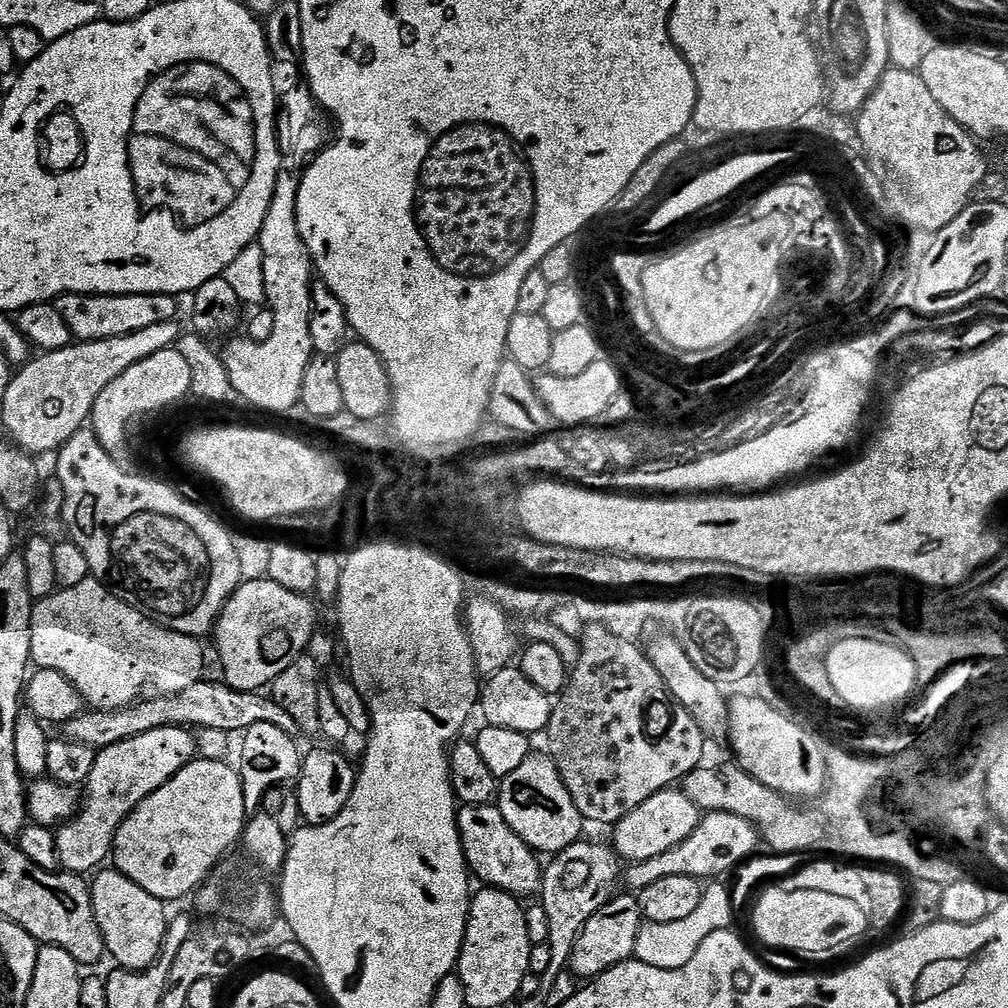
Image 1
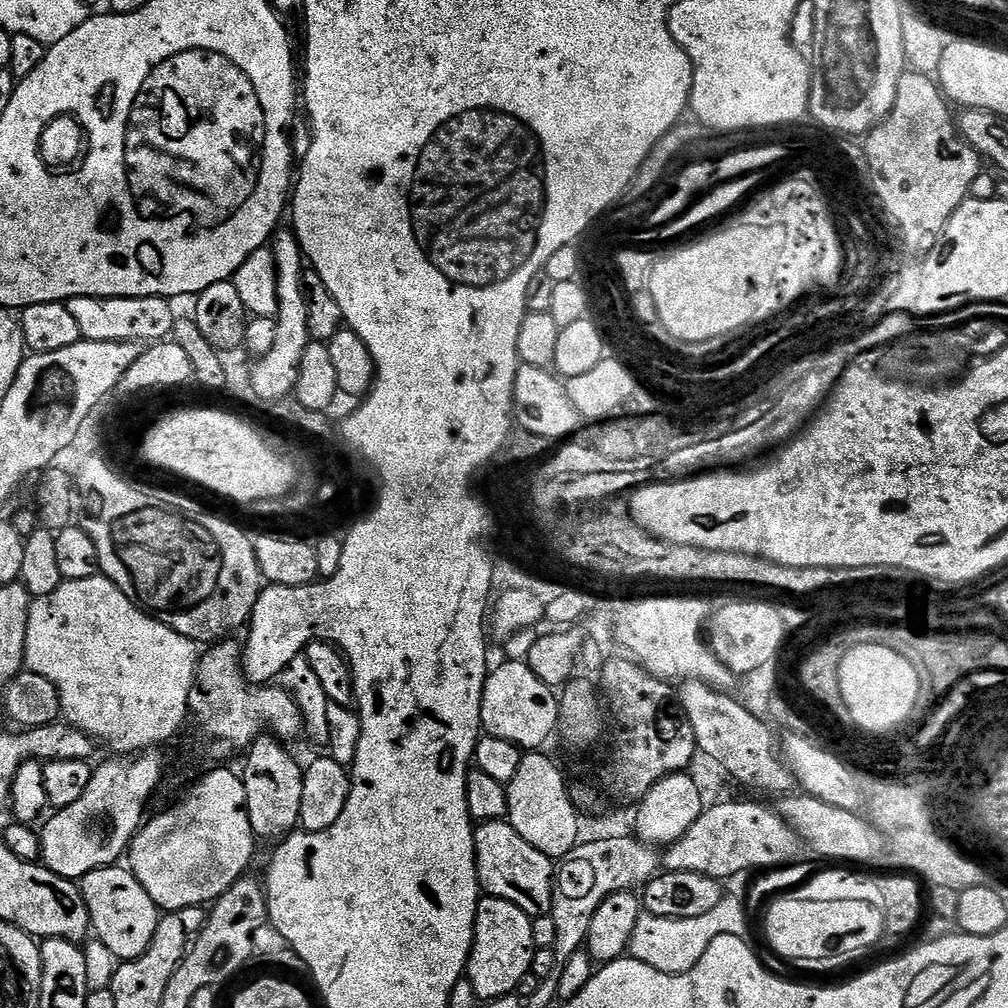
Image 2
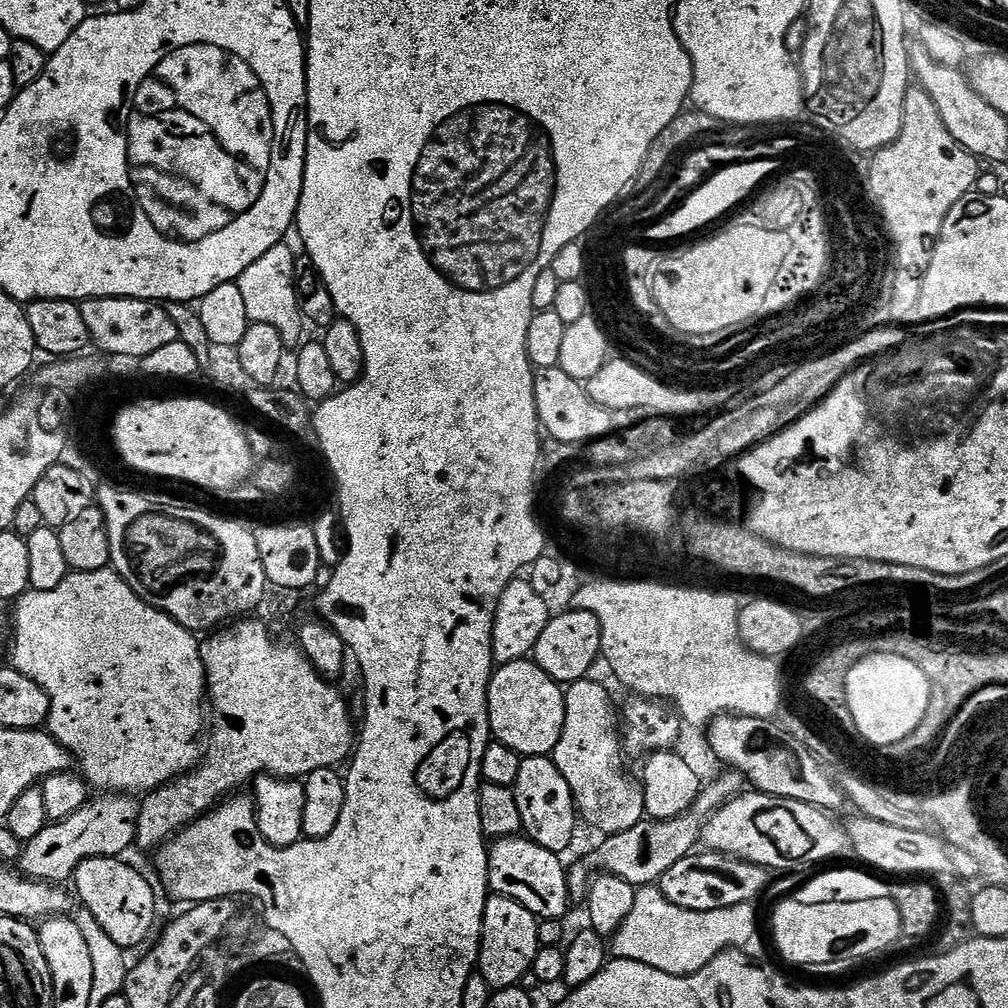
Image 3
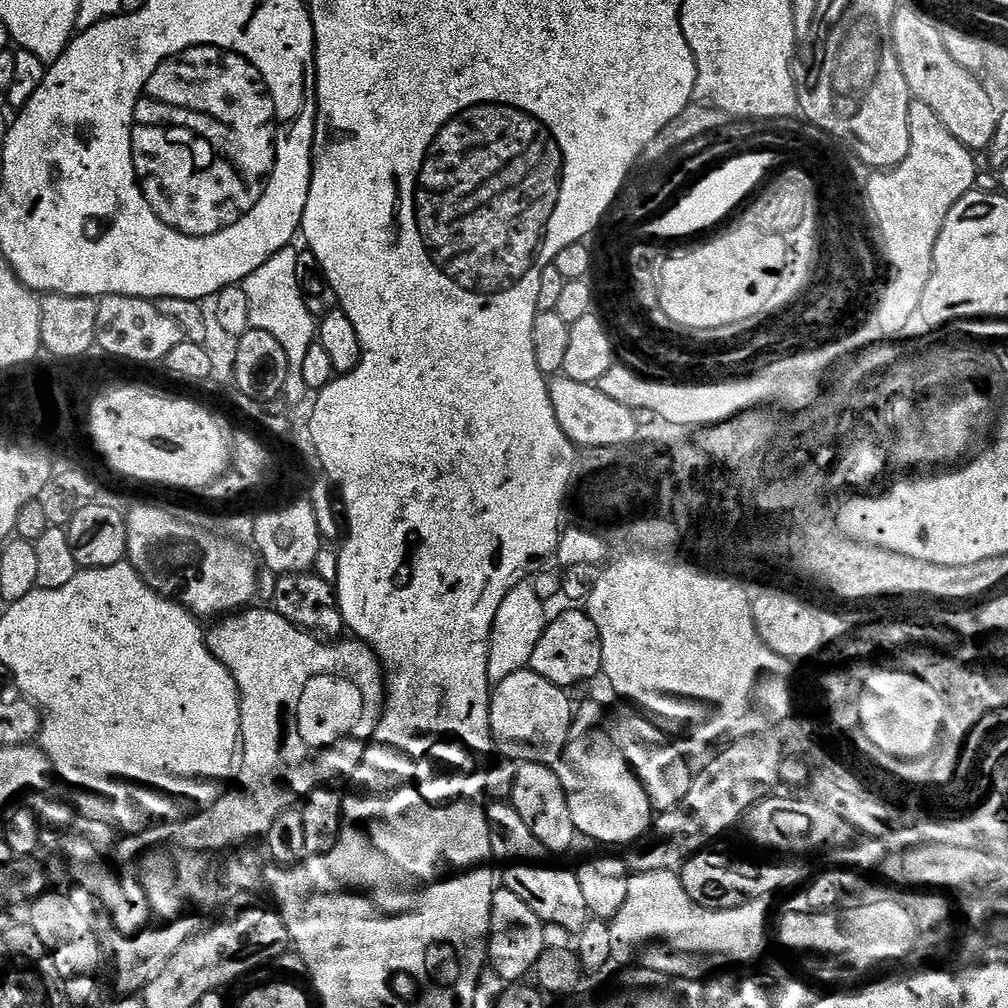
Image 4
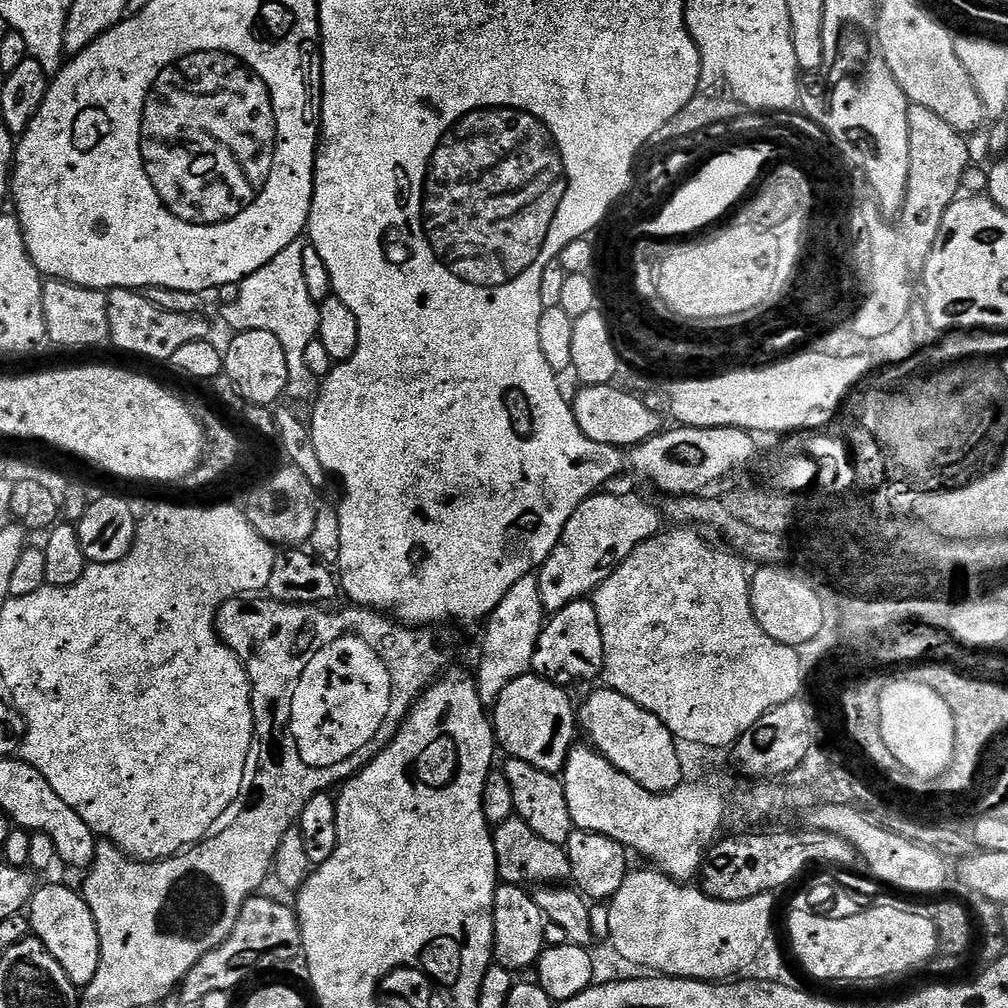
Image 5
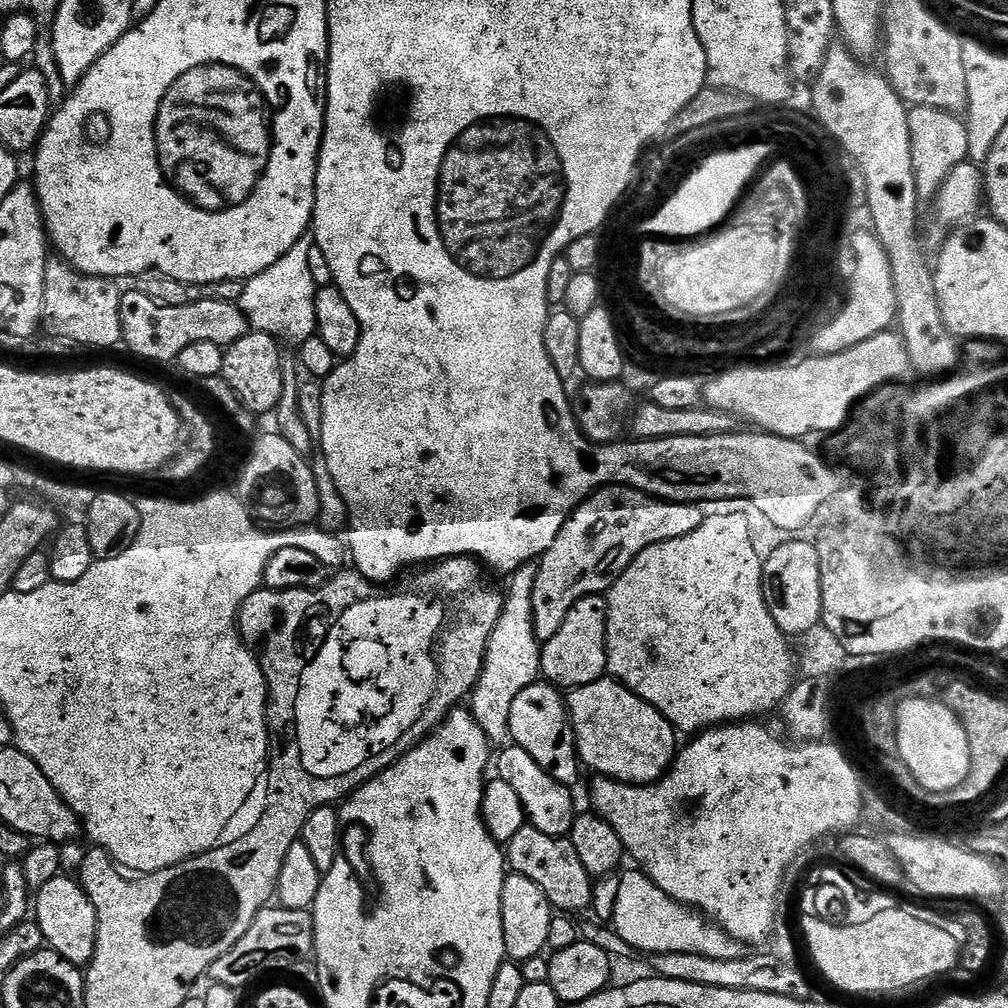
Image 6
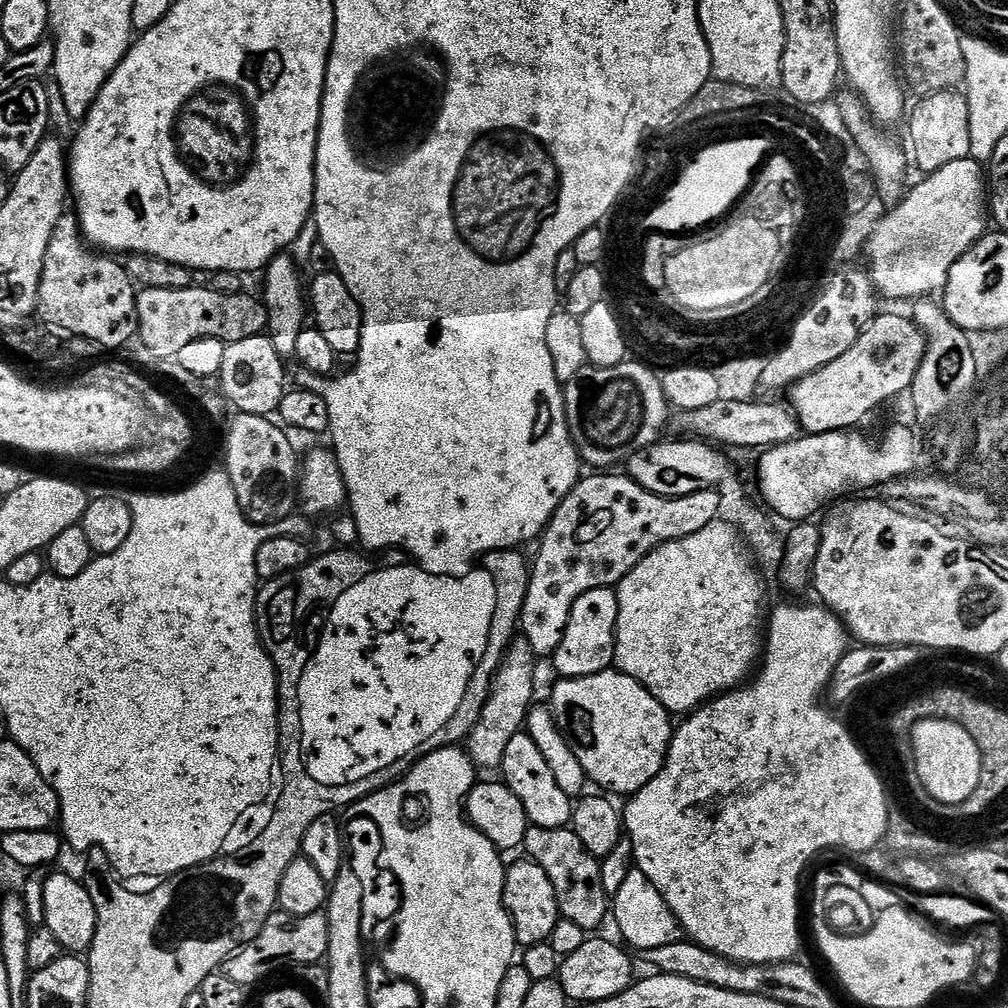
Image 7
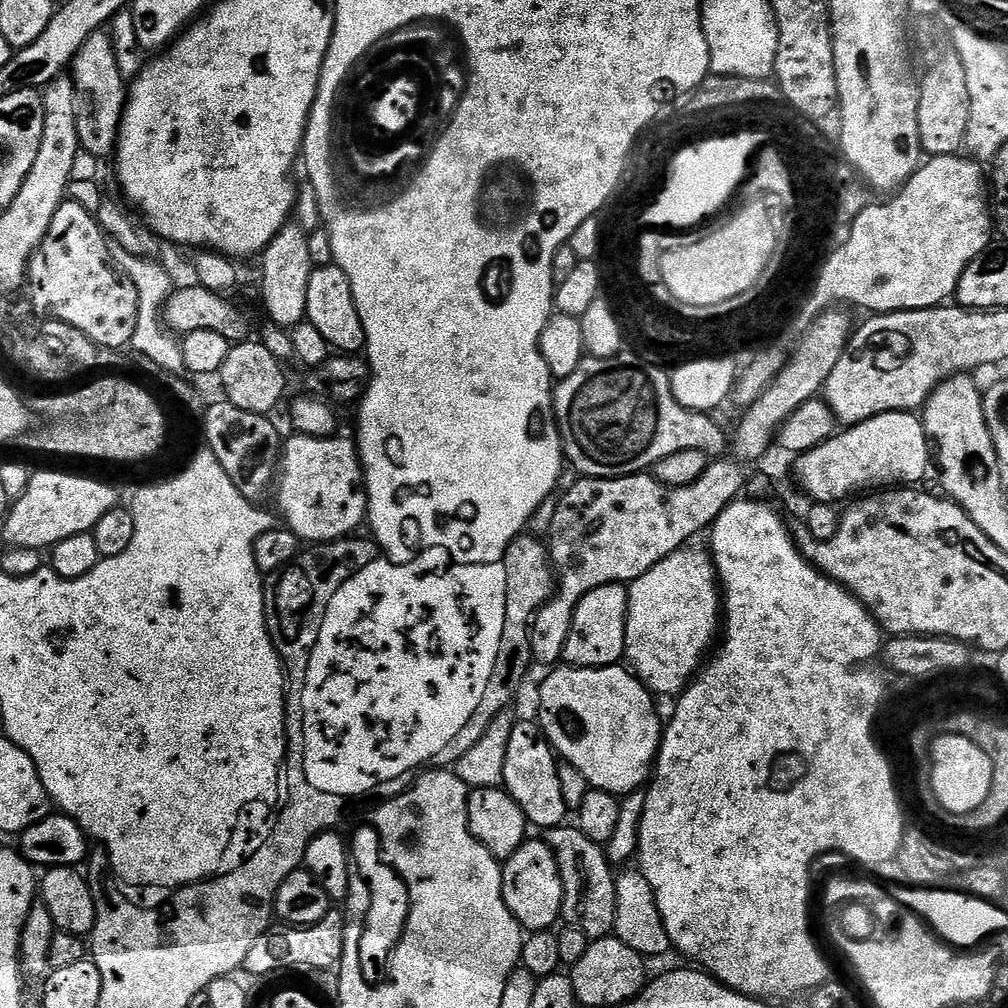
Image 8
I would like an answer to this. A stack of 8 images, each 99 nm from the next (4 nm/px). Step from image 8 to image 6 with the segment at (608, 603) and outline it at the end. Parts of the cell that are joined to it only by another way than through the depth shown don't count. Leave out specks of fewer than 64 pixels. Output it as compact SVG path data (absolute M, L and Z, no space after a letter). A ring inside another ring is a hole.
M603 595L582 598L566 614L558 634L543 641L540 649L540 671L543 679L561 690L581 688L596 680L605 679L608 671L608 602Z

